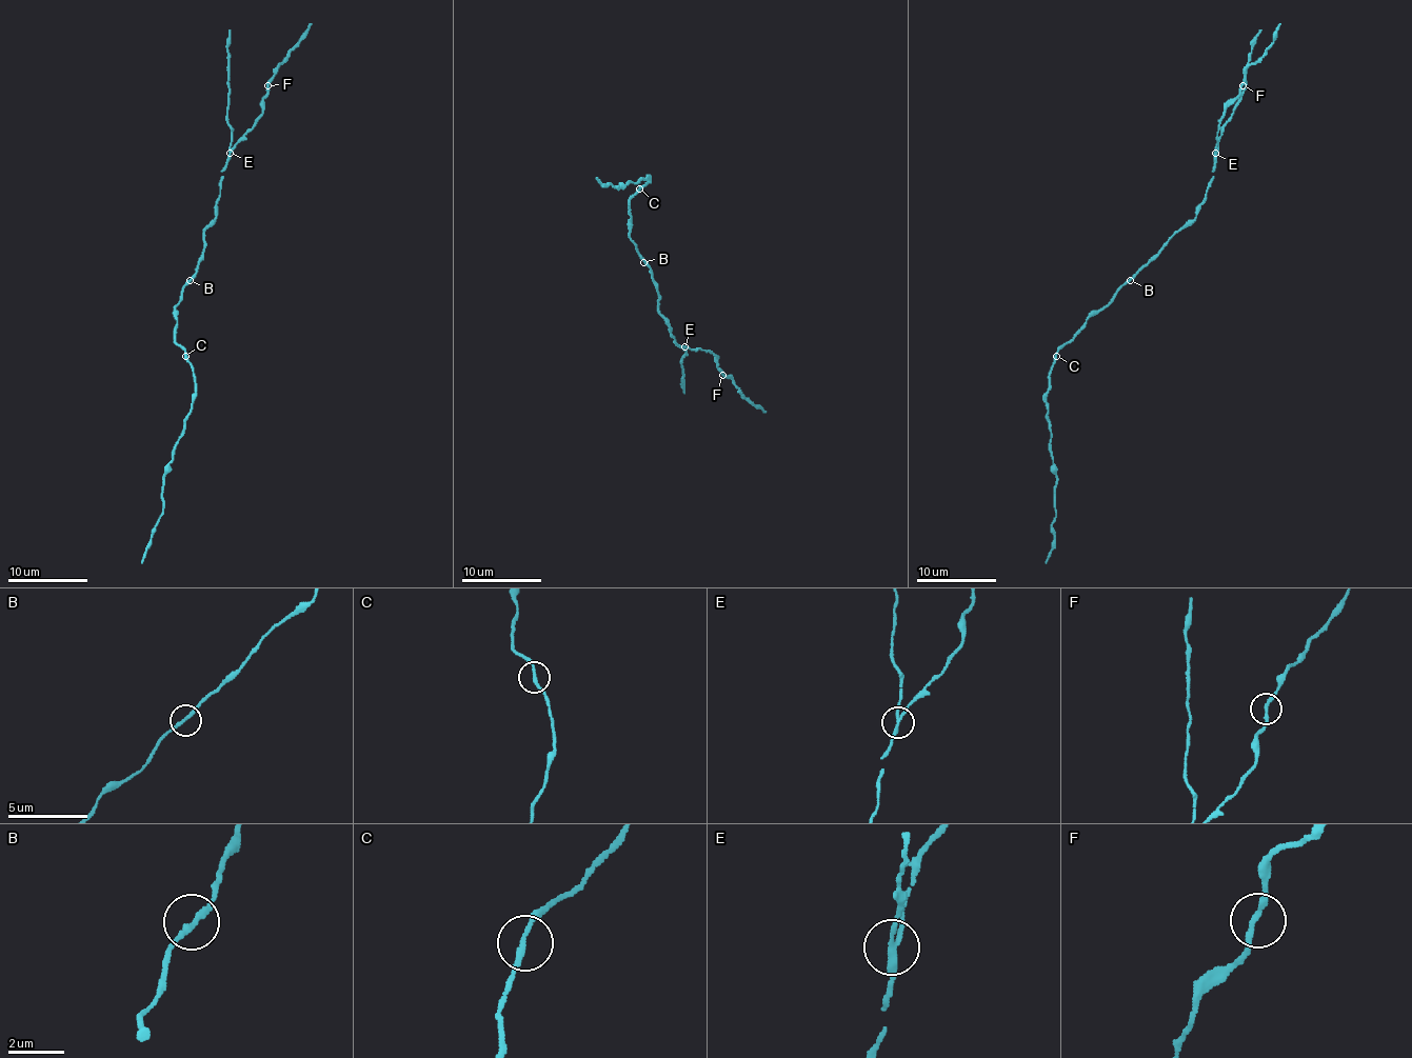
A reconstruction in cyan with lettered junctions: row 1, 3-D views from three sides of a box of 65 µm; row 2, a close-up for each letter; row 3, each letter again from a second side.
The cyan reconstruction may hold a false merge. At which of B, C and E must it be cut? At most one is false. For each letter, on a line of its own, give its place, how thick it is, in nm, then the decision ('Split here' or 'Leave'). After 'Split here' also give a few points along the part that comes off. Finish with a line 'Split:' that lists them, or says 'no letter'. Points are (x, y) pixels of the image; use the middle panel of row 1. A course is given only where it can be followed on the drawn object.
B: Place: (643, 262). Thickness 200 nm. Leave
C: Place: (639, 188). Thickness 180 nm. Leave
E: Place: (684, 346). Thickness 180 nm. Split here. Course of the part to remove: (683, 346), (710, 351), (743, 397), (766, 413)
Split: E

